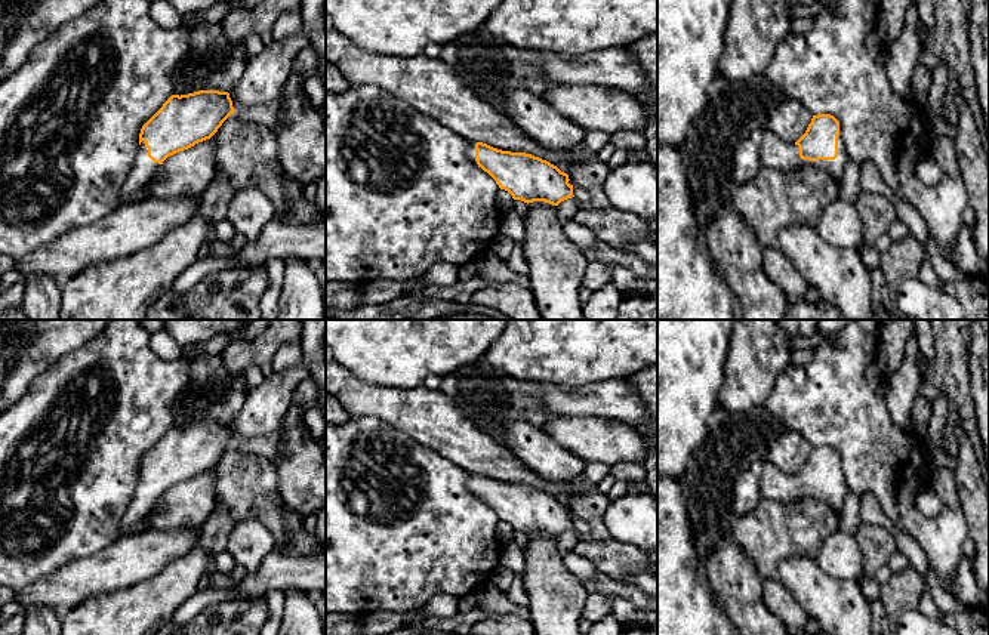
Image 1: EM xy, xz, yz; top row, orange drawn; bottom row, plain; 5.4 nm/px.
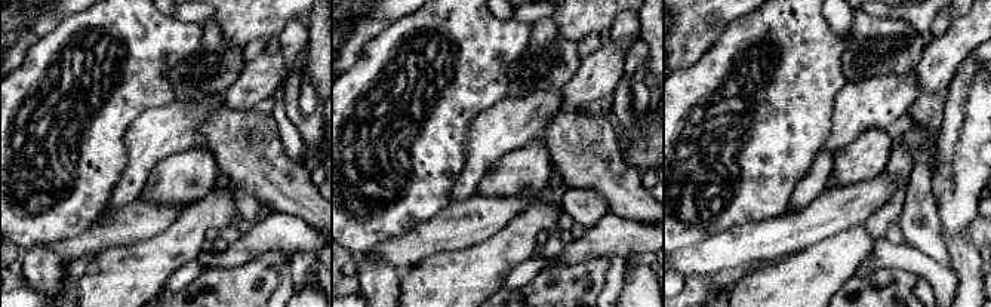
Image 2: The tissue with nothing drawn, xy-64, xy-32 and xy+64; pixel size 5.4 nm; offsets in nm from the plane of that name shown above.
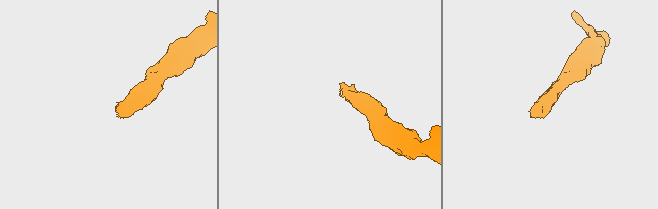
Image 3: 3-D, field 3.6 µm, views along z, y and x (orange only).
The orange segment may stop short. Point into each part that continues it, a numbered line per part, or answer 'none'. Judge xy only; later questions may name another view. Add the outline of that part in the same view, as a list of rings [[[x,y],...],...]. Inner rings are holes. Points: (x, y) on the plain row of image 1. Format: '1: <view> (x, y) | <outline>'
1: xy (264, 409) | [[[302,358],[281,372],[272,372],[246,395],[241,411],[229,423],[234,443],[247,437],[277,435],[292,404],[295,388],[309,380],[311,369]]]
2: xy (144, 499) | [[[142,472],[141,477],[136,480],[135,494],[130,499],[130,503],[123,515],[121,533],[123,534],[132,533],[136,523],[148,514],[148,511],[155,505],[155,502],[160,497],[161,496],[154,494],[148,488],[148,480],[145,478]]]

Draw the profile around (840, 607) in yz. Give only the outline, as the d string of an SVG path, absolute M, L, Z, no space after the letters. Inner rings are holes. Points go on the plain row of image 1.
M808 555L780 561L779 580L807 616L819 622L822 634L872 635L871 604L859 580L831 577Z

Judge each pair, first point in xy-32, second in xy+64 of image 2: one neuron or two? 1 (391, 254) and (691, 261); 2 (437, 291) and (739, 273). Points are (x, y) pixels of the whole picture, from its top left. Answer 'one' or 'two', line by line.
1: one
2: two

